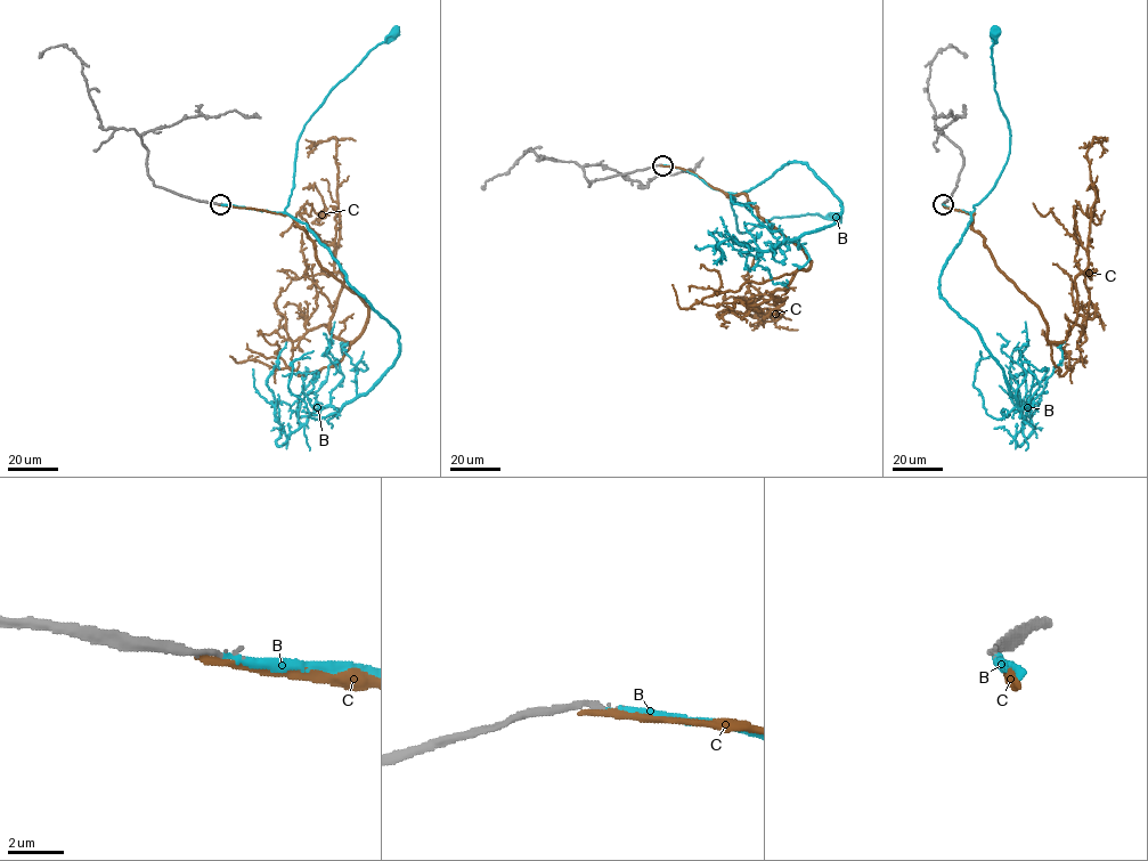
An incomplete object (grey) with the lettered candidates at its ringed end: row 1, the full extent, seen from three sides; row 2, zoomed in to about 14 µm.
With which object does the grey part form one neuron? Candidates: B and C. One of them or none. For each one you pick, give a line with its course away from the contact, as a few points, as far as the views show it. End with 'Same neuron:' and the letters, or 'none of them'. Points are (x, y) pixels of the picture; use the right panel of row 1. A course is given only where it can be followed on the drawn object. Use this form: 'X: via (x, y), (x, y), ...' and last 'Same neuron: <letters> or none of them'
B: via (943, 204), (971, 213), (974, 205), (992, 188), (1009, 151), (1009, 123), (994, 90), (991, 48), (994, 31)
Same neuron: B

